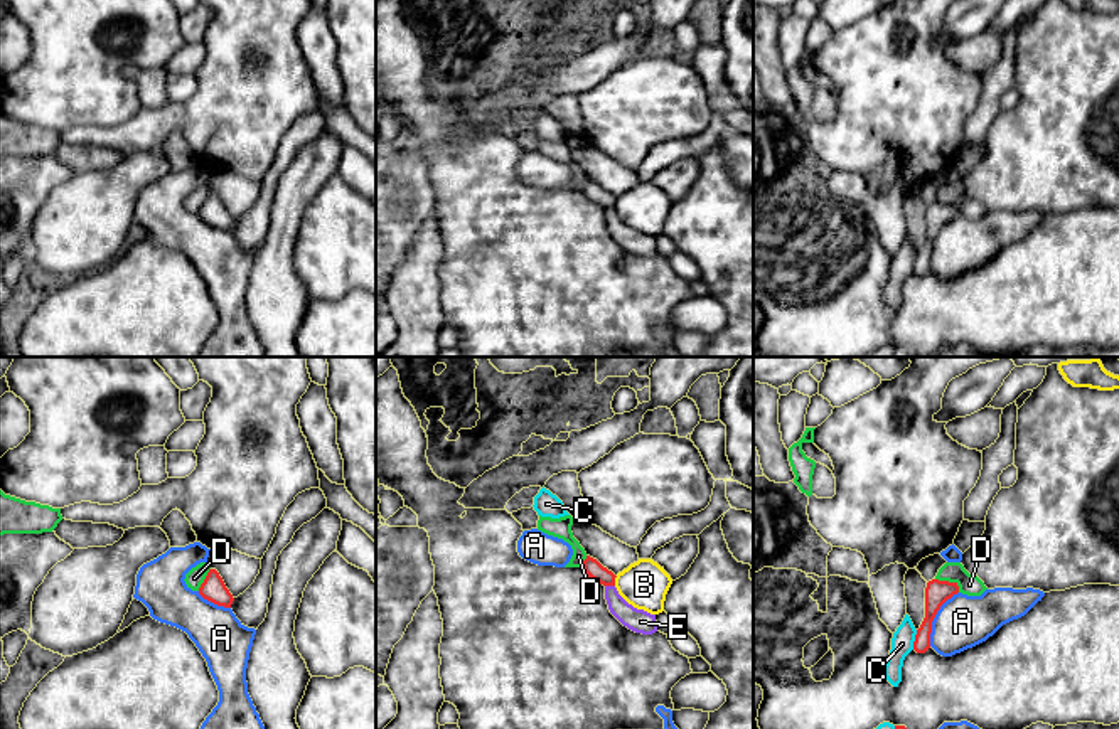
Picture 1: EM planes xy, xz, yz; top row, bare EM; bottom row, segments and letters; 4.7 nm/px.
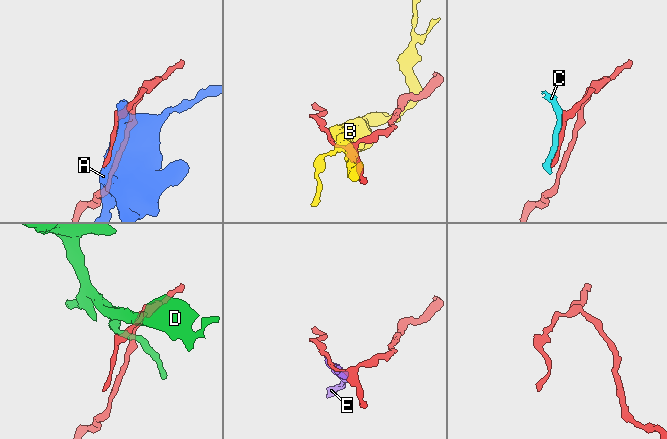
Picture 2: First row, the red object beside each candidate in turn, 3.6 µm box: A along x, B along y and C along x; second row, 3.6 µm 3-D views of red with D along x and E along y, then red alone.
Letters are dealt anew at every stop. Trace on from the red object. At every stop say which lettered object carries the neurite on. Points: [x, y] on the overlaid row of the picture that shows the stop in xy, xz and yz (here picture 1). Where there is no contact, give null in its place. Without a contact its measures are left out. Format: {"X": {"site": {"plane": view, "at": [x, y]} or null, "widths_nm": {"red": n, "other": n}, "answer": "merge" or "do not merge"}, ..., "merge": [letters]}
{"A": {"site": {"plane": "yz", "at": [934, 617]}, "widths_nm": {"red": 110, "other": 260}, "answer": "do not merge"}, "B": {"site": {"plane": "xz", "at": [614, 581]}, "widths_nm": {"red": 80, "other": 220}, "answer": "do not merge"}, "C": {"site": {"plane": "yz", "at": [915, 640]}, "widths_nm": {"red": 110, "other": 110}, "answer": "do not merge"}, "D": {"site": {"plane": "yz", "at": [947, 581]}, "widths_nm": {"red": 110, "other": 100}, "answer": "do not merge"}, "E": {"site": {"plane": "xz", "at": [610, 585]}, "widths_nm": {"red": 80, "other": 110}, "answer": "do not merge"}, "merge": []}

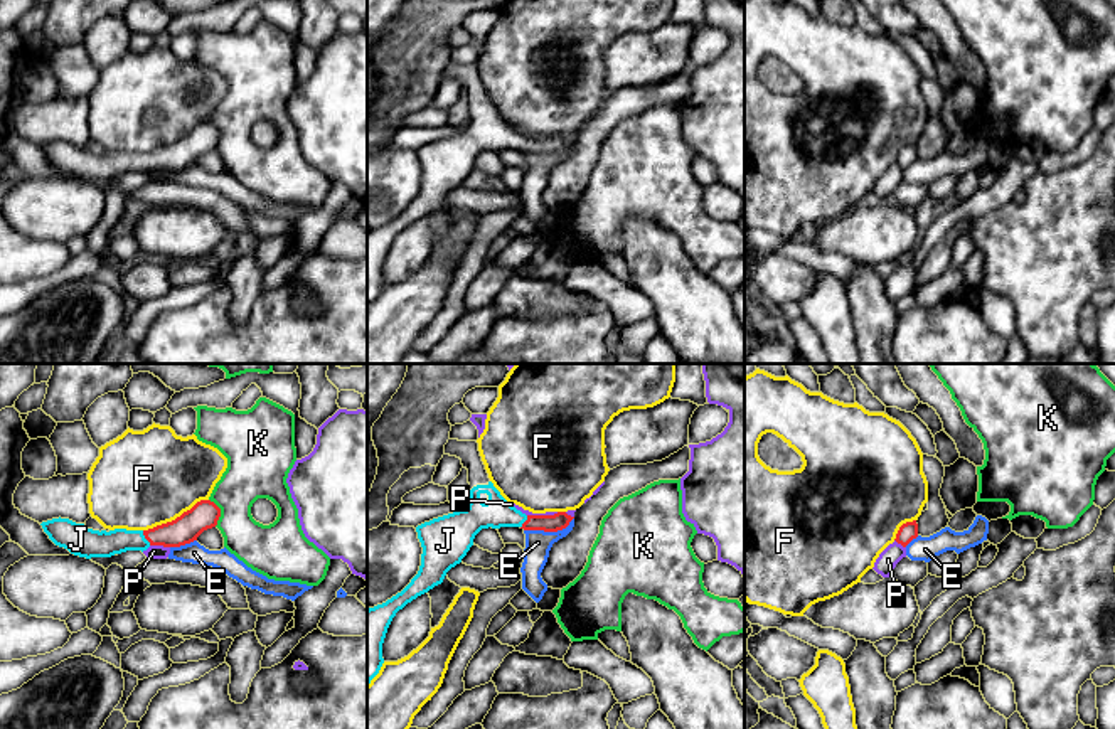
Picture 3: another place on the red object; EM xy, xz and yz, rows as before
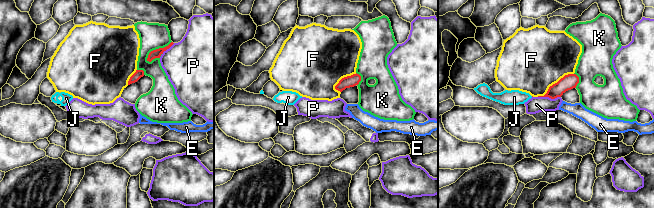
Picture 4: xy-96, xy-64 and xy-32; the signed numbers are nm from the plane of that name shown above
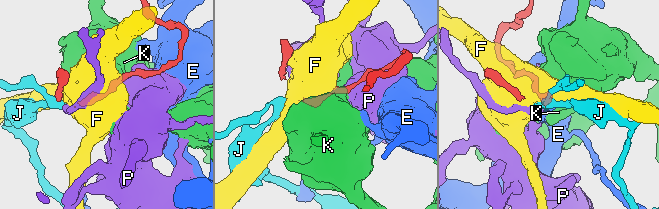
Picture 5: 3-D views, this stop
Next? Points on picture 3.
{"E": {"site": {"plane": "xz", "at": [549, 531]}, "widths_nm": {"red": 90, "other": 130}, "answer": "do not merge"}, "F": {"site": {"plane": "xy", "at": [177, 517]}, "widths_nm": {"red": 140, "other": 460}, "answer": "do not merge"}, "J": {"site": {"plane": "xy", "at": [145, 537]}, "widths_nm": {"red": 140, "other": 130}, "answer": "do not merge"}, "K": {"site": {"plane": "xy", "at": [219, 512]}, "widths_nm": {"red": 140, "other": 260}, "answer": "do not merge"}, "P": {"site": {"plane": "xy", "at": [160, 544]}, "widths_nm": {"red": 140, "other": 60}, "answer": "merge"}, "merge": ["P"]}

